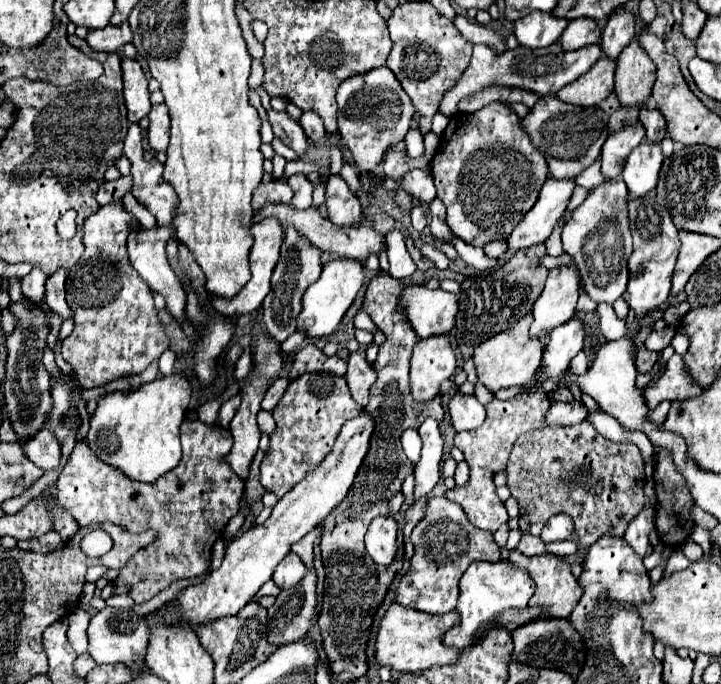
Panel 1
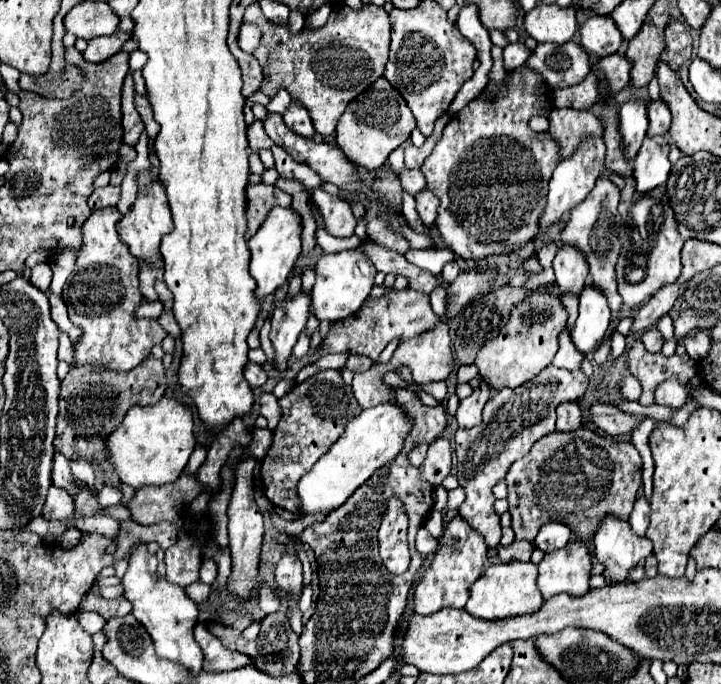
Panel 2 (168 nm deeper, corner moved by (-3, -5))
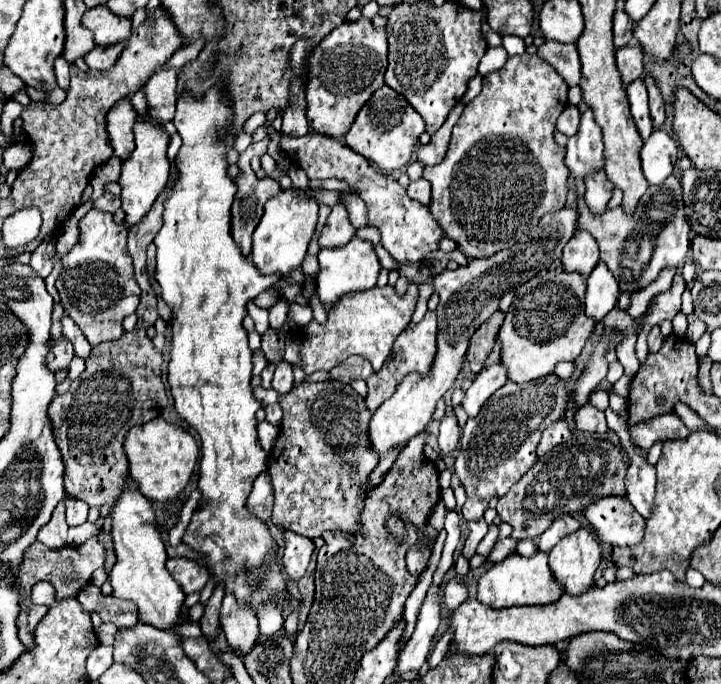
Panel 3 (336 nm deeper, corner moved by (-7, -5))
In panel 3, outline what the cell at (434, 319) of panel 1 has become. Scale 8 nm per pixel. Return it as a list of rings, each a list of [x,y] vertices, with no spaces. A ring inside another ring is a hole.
[[[410,285],[406,295],[398,295],[394,287],[374,287],[368,293],[352,293],[352,297],[344,297],[332,313],[328,313],[328,321],[324,325],[310,323],[302,329],[302,363],[304,371],[310,375],[314,371],[330,371],[344,359],[352,355],[360,355],[368,359],[374,371],[380,371],[382,363],[388,359],[392,343],[396,337],[410,325],[414,305],[418,301],[418,287]]]

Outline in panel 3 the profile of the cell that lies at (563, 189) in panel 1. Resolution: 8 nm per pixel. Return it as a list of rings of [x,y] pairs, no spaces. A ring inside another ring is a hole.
[[[592,111],[582,113],[580,129],[568,139],[568,153],[564,165],[570,171],[572,179],[586,179],[588,175],[604,169],[604,141],[602,131],[596,125]]]

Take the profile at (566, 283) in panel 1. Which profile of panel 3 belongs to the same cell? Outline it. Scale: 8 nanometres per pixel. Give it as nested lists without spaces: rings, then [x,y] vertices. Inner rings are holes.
[[[576,231],[574,237],[564,245],[562,265],[566,273],[580,273],[588,277],[598,261],[596,239],[588,231]]]

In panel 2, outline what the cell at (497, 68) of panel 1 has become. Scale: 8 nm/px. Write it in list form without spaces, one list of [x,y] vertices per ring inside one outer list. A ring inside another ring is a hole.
[[[574,41],[564,45],[540,43],[526,65],[536,69],[552,89],[578,85],[590,71],[590,59],[584,59],[584,49]]]

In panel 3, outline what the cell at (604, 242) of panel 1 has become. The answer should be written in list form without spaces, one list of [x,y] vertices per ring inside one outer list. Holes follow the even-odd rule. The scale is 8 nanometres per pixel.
[[[604,171],[594,173],[592,177],[588,177],[584,199],[586,199],[586,205],[588,205],[590,213],[604,215],[608,211],[608,201],[612,199],[612,191],[614,191],[614,185],[606,177]]]

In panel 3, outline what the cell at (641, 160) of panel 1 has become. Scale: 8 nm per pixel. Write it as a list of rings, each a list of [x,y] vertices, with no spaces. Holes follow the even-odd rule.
[[[656,129],[644,143],[640,159],[648,183],[660,185],[674,171],[674,163],[678,161],[678,145],[666,131]]]

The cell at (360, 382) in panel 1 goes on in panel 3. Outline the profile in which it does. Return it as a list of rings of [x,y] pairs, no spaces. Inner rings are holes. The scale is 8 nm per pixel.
[[[428,311],[418,325],[410,325],[408,329],[404,329],[400,333],[400,337],[392,345],[392,353],[390,353],[388,361],[382,365],[382,369],[378,373],[374,373],[366,379],[366,383],[368,383],[366,407],[370,411],[376,411],[386,399],[390,399],[396,393],[396,387],[400,385],[400,381],[406,375],[410,375],[410,373],[428,375],[432,371],[436,349],[438,349],[436,347],[436,337],[438,337],[438,323],[436,323],[436,313],[434,311]]]

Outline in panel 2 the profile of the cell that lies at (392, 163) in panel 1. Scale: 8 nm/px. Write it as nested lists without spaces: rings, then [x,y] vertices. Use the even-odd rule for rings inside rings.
[[[444,113],[438,121],[436,121],[436,127],[434,127],[434,133],[424,141],[424,145],[422,147],[414,147],[414,145],[408,145],[406,149],[404,149],[404,163],[406,163],[406,167],[408,169],[416,169],[416,167],[422,167],[422,163],[424,163],[424,159],[432,153],[432,149],[434,149],[434,145],[440,141],[440,137],[442,137],[442,131],[444,131],[444,127],[448,125],[448,121],[452,119],[452,115],[450,113]]]

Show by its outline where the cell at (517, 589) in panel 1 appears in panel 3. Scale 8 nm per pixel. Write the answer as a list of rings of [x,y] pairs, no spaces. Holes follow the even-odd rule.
[[[536,553],[534,557],[512,555],[490,567],[478,581],[478,601],[492,609],[522,607],[522,605],[548,605],[560,597],[560,587],[548,573],[548,555]]]

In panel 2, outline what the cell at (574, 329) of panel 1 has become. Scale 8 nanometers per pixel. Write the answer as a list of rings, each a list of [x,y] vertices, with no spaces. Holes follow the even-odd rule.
[[[586,285],[580,293],[580,315],[572,331],[572,343],[580,353],[590,353],[604,339],[610,323],[610,307],[604,291],[596,285]]]

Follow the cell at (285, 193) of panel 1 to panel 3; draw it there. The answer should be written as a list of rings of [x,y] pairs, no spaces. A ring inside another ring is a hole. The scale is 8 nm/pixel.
[[[266,137],[266,139],[262,139],[262,141],[256,141],[256,143],[249,145],[248,149],[246,149],[246,151],[240,155],[240,159],[238,159],[238,167],[240,167],[242,173],[236,177],[238,193],[236,193],[236,199],[234,199],[234,205],[232,205],[232,237],[234,237],[234,241],[240,245],[240,249],[242,249],[246,255],[250,255],[250,249],[252,249],[252,239],[250,239],[250,237],[252,237],[252,233],[254,233],[254,229],[256,229],[260,217],[262,217],[264,203],[266,203],[270,197],[274,197],[274,195],[278,195],[278,193],[282,191],[282,187],[280,187],[278,181],[258,179],[250,166],[250,158],[253,156],[261,157],[267,153],[268,145],[270,145],[270,137]]]

